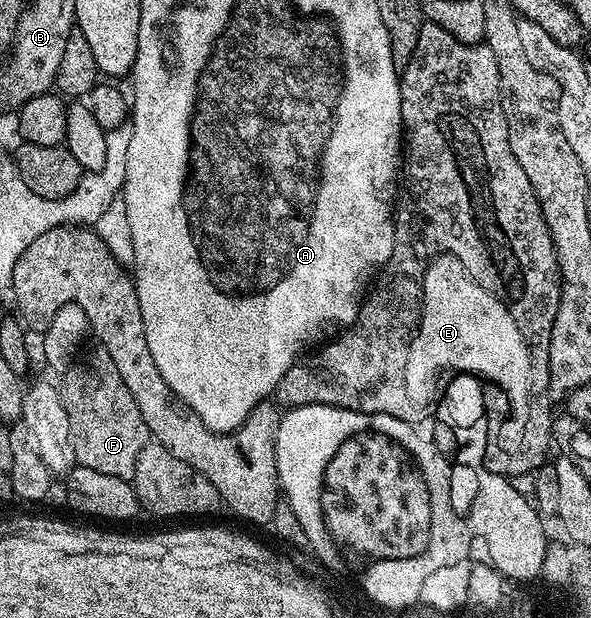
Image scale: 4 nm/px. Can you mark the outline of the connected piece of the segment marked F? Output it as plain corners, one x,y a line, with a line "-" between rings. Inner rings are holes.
97,347
88,357
77,359
63,373
62,395
64,409
70,418
70,438
76,455
76,464
81,468
98,470
98,474
110,474
114,478
131,481
138,454
150,442
150,433
134,402
134,394
126,390
114,358
105,348

